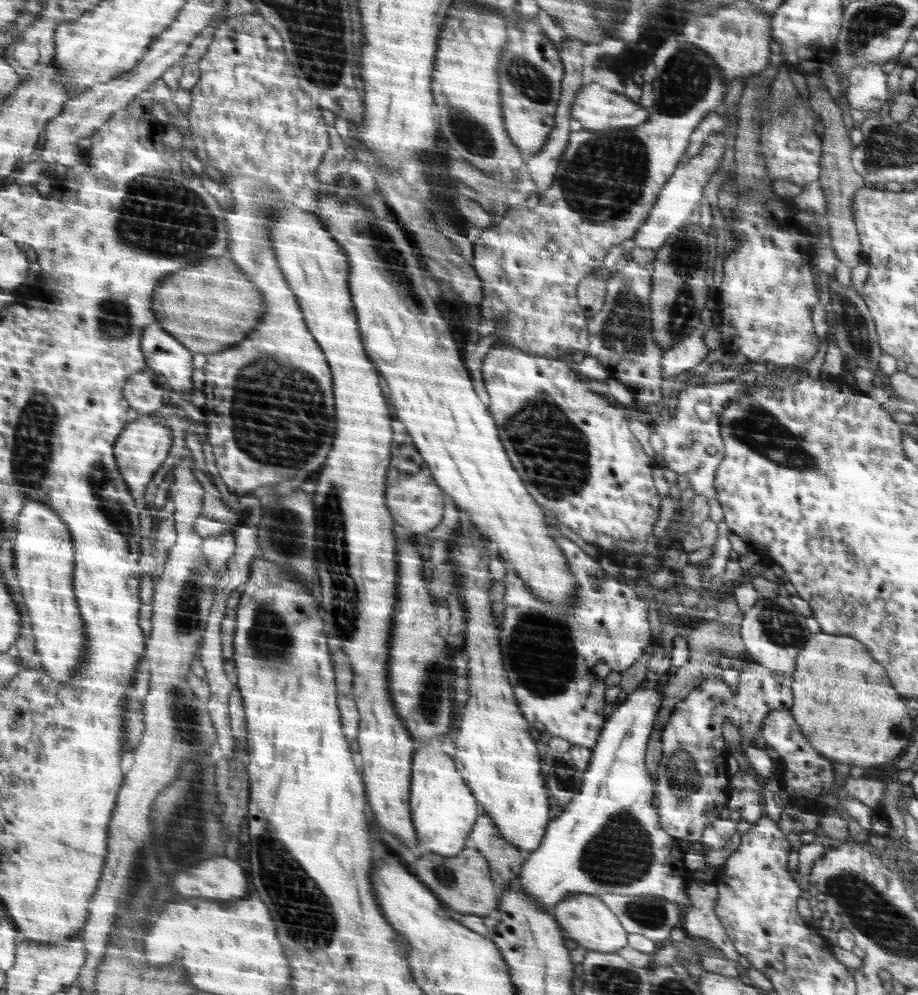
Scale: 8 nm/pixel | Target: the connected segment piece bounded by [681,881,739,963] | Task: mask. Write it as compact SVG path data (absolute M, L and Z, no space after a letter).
M695 881L688 884L688 898L692 902L692 907L683 914L681 927L687 931L688 936L700 937L712 942L718 949L724 952L724 957L731 963L738 960L739 952L734 948L730 937L726 935L726 931L715 913L715 906L718 900L717 886L712 883Z

